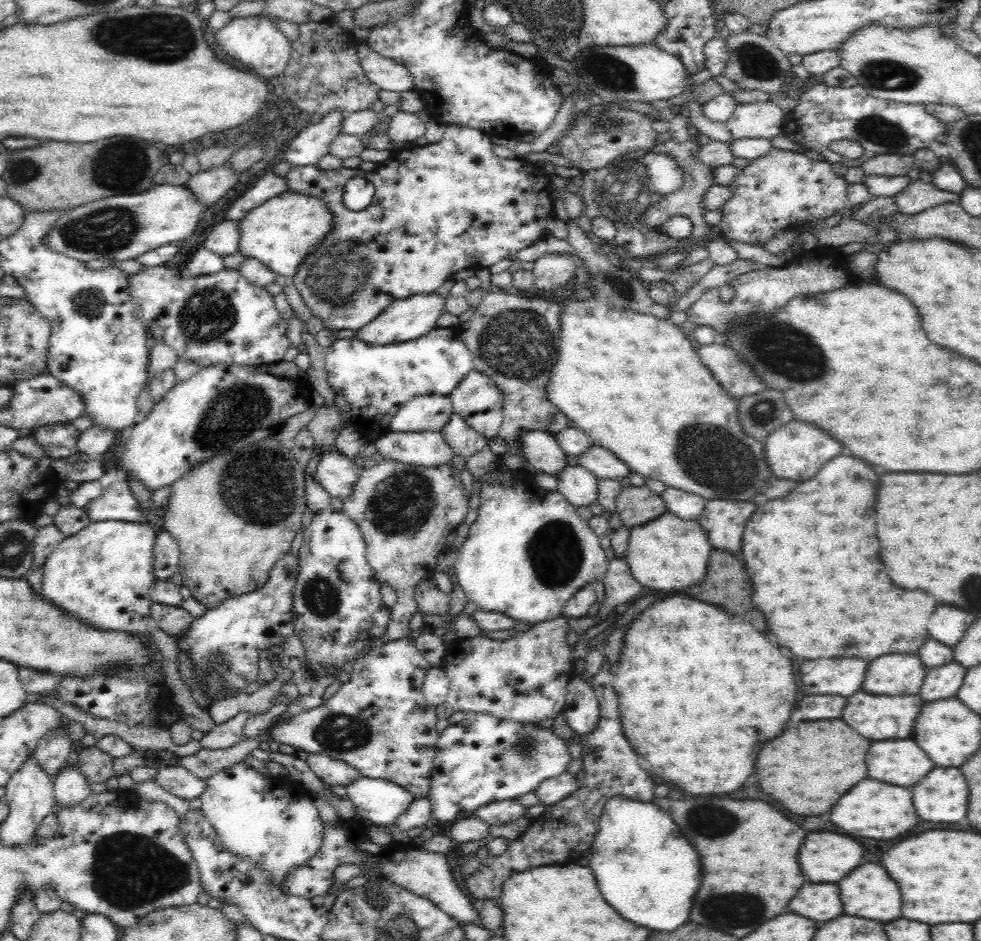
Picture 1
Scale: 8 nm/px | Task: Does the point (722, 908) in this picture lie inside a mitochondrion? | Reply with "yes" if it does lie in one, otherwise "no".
yes

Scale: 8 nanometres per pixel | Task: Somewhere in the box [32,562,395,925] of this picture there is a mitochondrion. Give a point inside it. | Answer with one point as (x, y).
(127, 867)

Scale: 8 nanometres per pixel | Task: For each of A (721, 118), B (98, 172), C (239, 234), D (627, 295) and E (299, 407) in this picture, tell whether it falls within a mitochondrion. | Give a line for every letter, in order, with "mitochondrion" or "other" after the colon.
A: other
B: mitochondrion
C: other
D: mitochondrion
E: other

